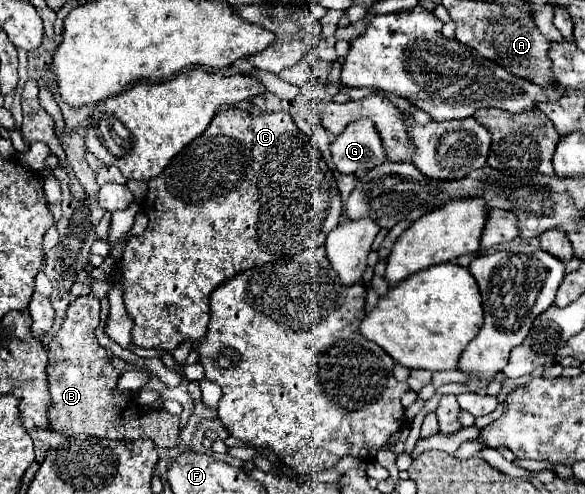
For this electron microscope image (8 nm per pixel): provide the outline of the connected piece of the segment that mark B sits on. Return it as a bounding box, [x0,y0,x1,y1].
[47,295,179,449]

